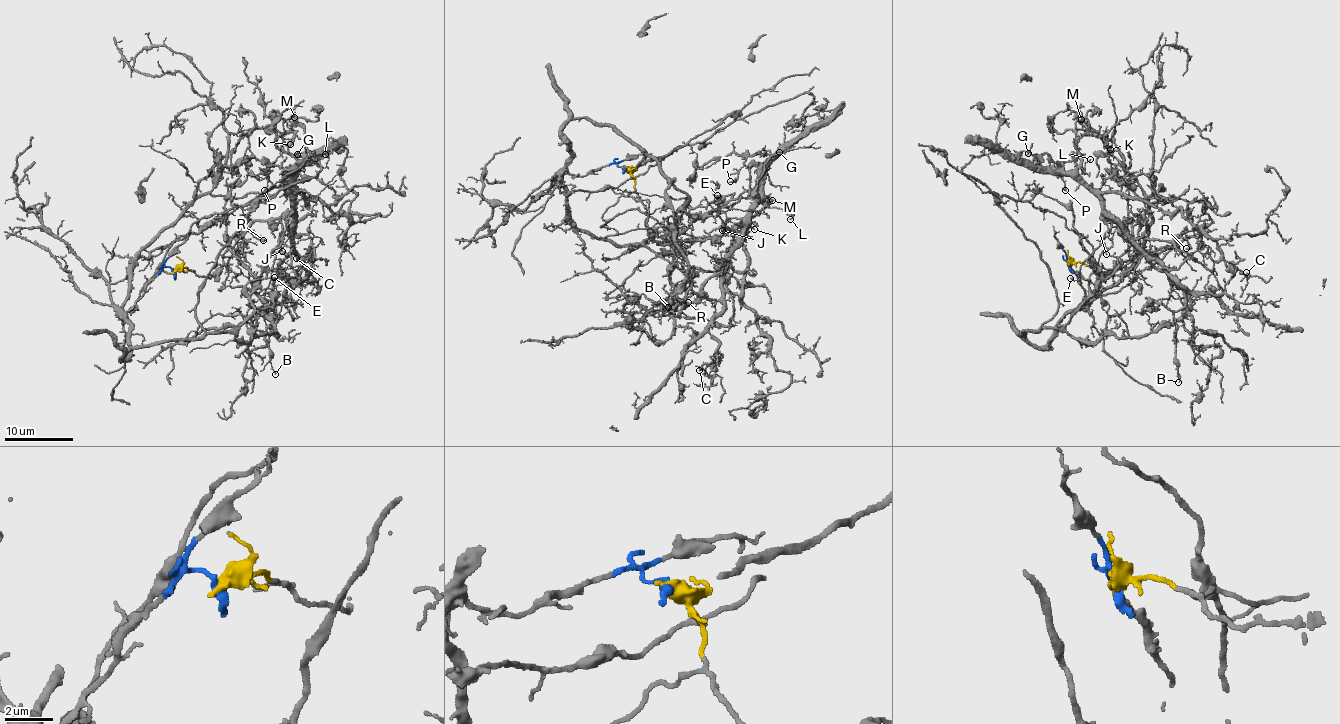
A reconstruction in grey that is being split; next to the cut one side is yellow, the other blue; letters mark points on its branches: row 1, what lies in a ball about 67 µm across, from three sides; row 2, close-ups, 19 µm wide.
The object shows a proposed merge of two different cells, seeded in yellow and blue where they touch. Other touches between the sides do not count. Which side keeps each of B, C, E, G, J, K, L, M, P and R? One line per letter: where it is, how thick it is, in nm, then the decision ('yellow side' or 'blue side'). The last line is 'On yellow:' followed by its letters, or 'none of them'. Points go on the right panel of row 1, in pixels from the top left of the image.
B: at (1178, 382); 90 nm thick; yellow side
C: at (1246, 272); 140 nm thick; yellow side
E: at (1070, 278); 150 nm thick; yellow side
G: at (1028, 153); 130 nm thick; yellow side
J: at (1106, 254); 90 nm thick; yellow side
K: at (1110, 149); 110 nm thick; yellow side
L: at (1090, 159); 100 nm thick; yellow side
M: at (1081, 119); 110 nm thick; yellow side
P: at (1065, 190); 150 nm thick; yellow side
R: at (1186, 248); 280 nm thick; yellow side
On yellow: B, C, E, G, J, K, L, M, P, R

